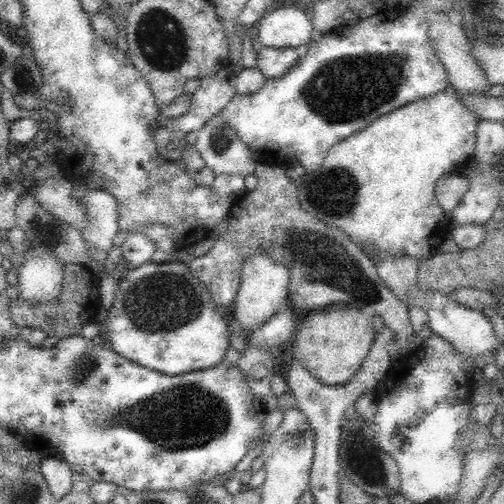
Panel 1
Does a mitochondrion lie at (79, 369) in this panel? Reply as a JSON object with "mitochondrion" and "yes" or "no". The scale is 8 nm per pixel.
{"mitochondrion":"yes"}

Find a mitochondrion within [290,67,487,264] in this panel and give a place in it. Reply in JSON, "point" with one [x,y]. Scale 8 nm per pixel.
{"point":[340,190]}

